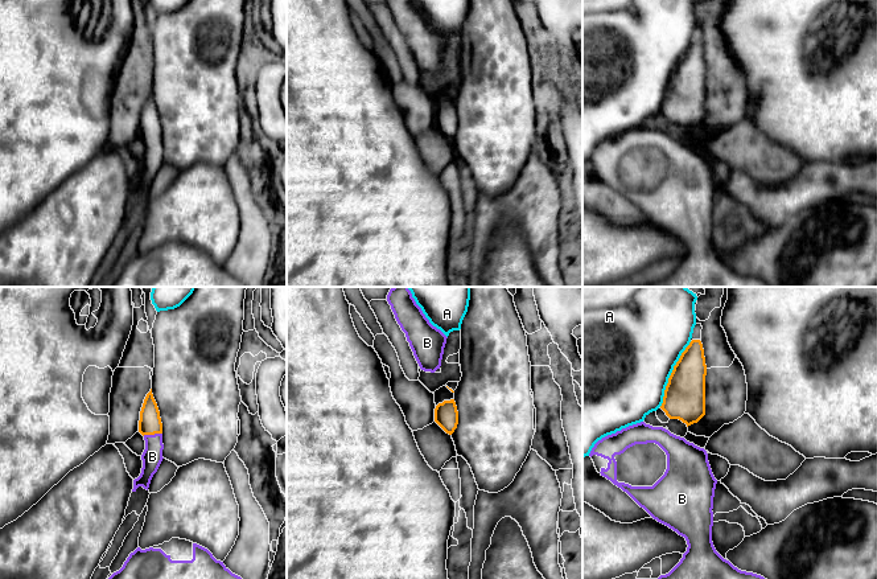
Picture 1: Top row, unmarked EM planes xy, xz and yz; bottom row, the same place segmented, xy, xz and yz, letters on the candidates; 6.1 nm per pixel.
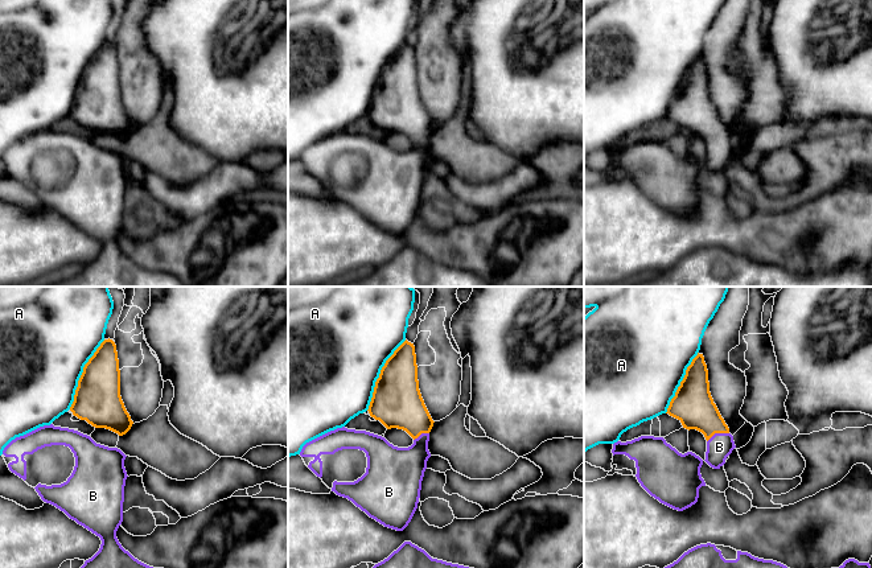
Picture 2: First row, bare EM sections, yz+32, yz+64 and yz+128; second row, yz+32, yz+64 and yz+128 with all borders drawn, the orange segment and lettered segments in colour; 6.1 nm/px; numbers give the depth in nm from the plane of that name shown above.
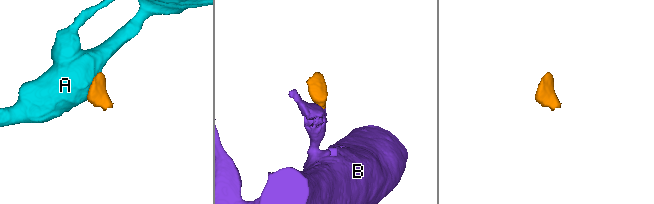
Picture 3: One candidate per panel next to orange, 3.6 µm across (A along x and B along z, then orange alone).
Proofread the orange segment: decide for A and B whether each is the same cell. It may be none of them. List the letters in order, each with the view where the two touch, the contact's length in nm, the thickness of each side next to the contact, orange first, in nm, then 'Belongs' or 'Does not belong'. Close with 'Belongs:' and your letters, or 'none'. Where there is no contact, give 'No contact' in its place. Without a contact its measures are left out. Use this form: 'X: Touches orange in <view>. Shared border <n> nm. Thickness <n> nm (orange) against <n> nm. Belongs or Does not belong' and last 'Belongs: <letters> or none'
A: Touches orange in yz. Shared border 440 nm. Thickness 260 nm (orange) against 480 nm. Does not belong
B: Touches orange in xy. Shared border 120 nm. Thickness 140 nm (orange) against 130 nm. Belongs
Belongs: B

